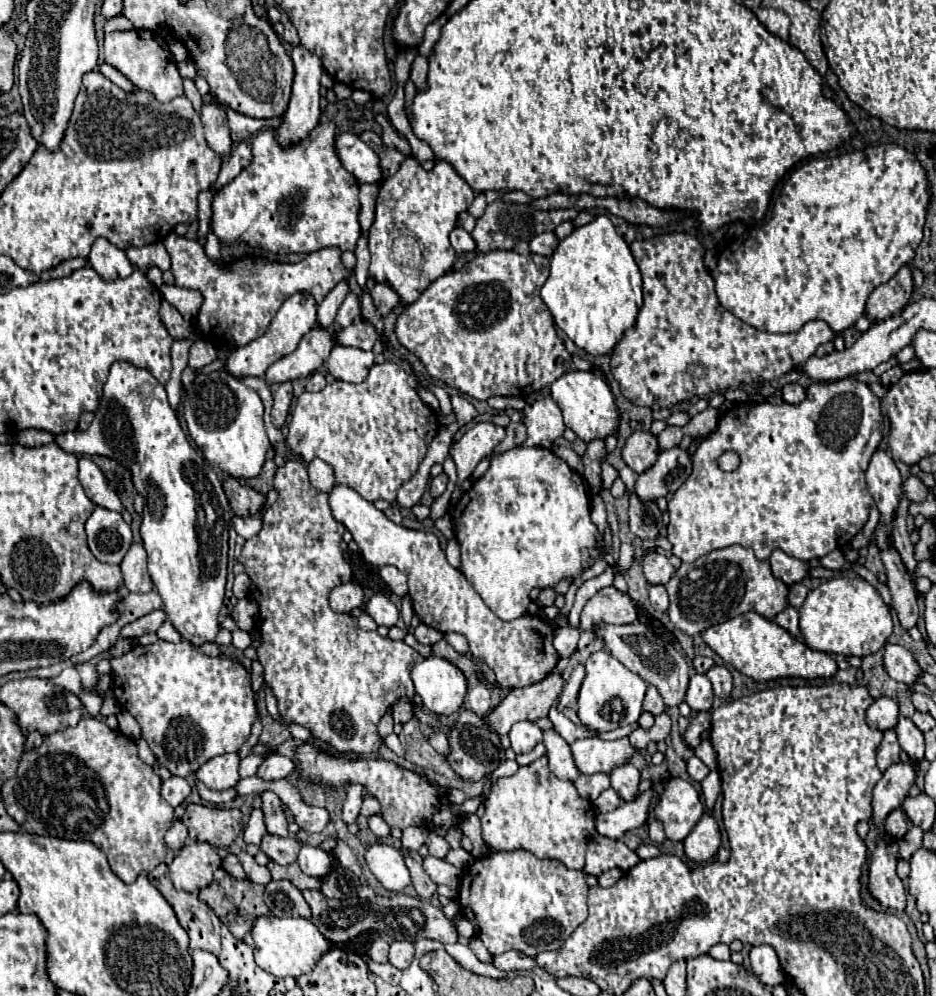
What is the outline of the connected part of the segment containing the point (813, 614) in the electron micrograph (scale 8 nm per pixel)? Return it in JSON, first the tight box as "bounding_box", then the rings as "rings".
{"bounding_box":[799,578,891,656],"rings":[[[831,578],[809,592],[799,610],[799,628],[813,650],[841,656],[869,656],[879,652],[891,636],[891,612],[879,592],[863,578]]]}

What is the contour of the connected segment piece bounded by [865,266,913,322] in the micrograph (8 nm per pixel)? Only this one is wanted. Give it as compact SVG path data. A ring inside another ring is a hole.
M903 266L887 284L881 284L871 292L865 314L873 322L887 320L907 306L911 292L913 292L913 276L909 266Z

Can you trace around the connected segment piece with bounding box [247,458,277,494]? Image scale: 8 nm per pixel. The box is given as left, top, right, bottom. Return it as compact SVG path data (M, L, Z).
M267 458L267 462L263 464L263 470L259 476L247 480L247 484L251 488L255 488L257 492L261 494L267 494L269 490L273 490L273 476L275 476L275 470L277 470L277 464L273 462L273 458Z

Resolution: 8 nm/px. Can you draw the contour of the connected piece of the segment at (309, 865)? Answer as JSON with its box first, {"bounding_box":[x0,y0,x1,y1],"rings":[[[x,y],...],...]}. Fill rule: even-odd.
{"bounding_box":[297,844,331,878],"rings":[[[305,844],[305,846],[301,846],[301,850],[297,854],[297,864],[303,874],[313,876],[313,878],[323,878],[329,872],[331,856],[315,846]]]}

